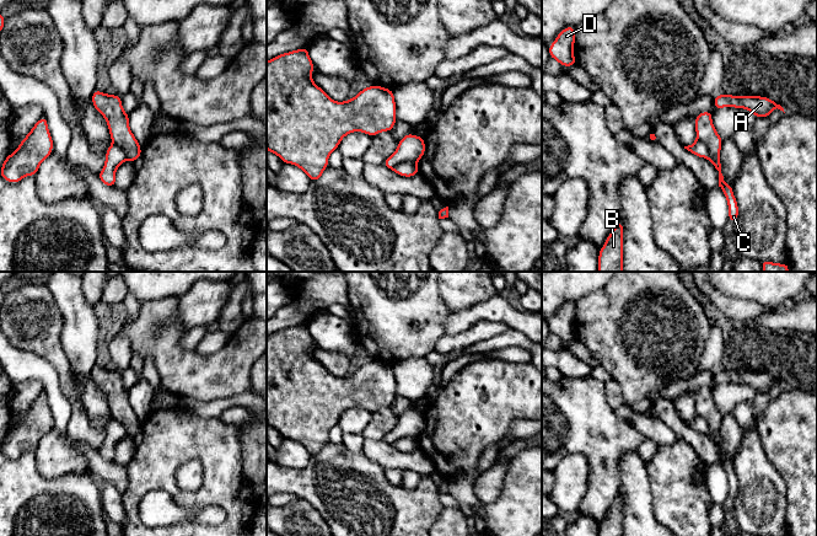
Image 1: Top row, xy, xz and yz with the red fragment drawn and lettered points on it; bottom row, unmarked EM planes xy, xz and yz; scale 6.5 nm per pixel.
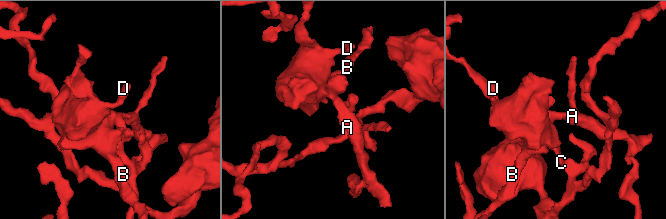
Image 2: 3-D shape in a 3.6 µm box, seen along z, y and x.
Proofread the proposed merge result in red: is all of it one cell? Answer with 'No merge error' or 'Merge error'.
Merge error

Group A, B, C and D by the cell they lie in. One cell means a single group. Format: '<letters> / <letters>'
A B D / C

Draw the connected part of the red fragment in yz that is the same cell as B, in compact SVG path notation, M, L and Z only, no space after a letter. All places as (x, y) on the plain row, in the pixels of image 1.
M618 497L602 521L598 536L623 536L623 504L624 499Z

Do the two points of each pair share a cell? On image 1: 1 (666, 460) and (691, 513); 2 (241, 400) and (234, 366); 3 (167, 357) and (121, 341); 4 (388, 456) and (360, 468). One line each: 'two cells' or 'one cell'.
1: one cell
2: two cells
3: two cells
4: two cells

